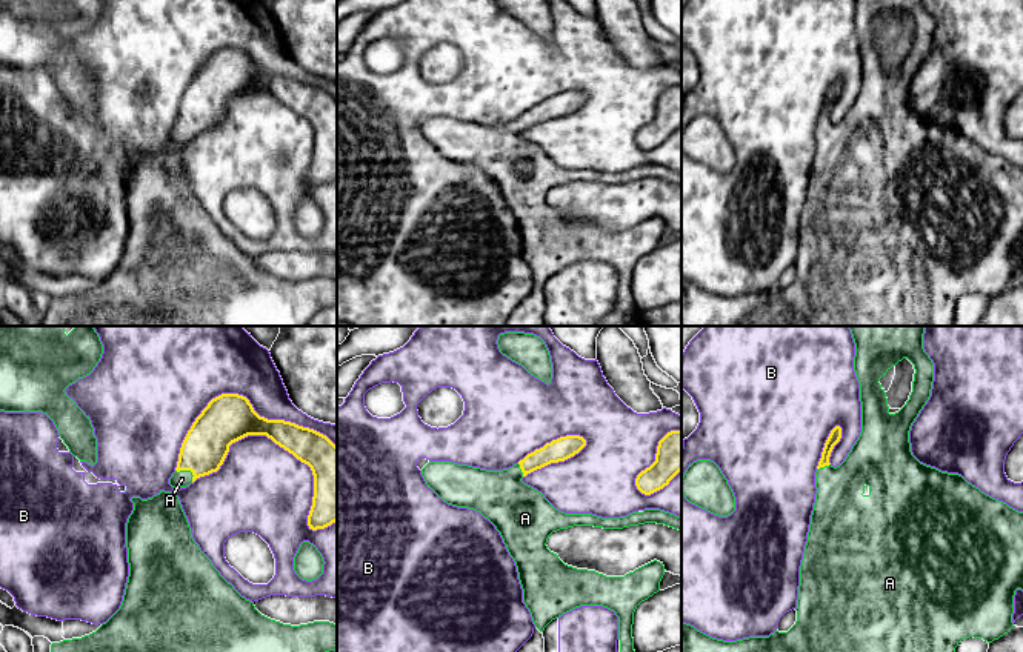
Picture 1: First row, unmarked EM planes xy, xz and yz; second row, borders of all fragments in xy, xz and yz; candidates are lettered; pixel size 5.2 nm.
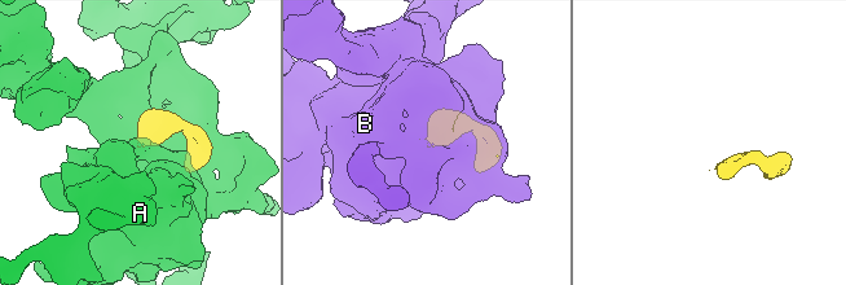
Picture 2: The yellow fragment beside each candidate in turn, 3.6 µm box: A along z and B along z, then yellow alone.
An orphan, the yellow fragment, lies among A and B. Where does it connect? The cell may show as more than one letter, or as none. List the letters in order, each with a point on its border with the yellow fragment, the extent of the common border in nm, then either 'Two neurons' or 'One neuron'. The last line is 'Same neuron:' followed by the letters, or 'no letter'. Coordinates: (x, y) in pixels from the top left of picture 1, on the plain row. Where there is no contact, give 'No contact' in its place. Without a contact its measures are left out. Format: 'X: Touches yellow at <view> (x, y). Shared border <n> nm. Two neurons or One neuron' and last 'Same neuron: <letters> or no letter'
A: Touches yellow at xy (188, 125). Shared border 120 nm. One neuron
B: Touches yellow at xy (288, 106). Shared border 800 nm. Two neurons
Same neuron: A

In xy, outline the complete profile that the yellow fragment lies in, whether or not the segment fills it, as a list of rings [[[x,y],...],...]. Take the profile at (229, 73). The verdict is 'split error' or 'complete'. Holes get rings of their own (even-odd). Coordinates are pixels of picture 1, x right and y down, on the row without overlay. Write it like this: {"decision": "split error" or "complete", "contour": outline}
{"decision": "split error", "contour": [[[238,49],[212,54],[188,86],[178,109],[172,143],[186,143],[217,128],[229,101],[248,91],[266,91],[308,120],[314,131],[314,152],[308,171],[312,186],[337,177],[337,101],[323,89],[285,75],[260,72]]]}

